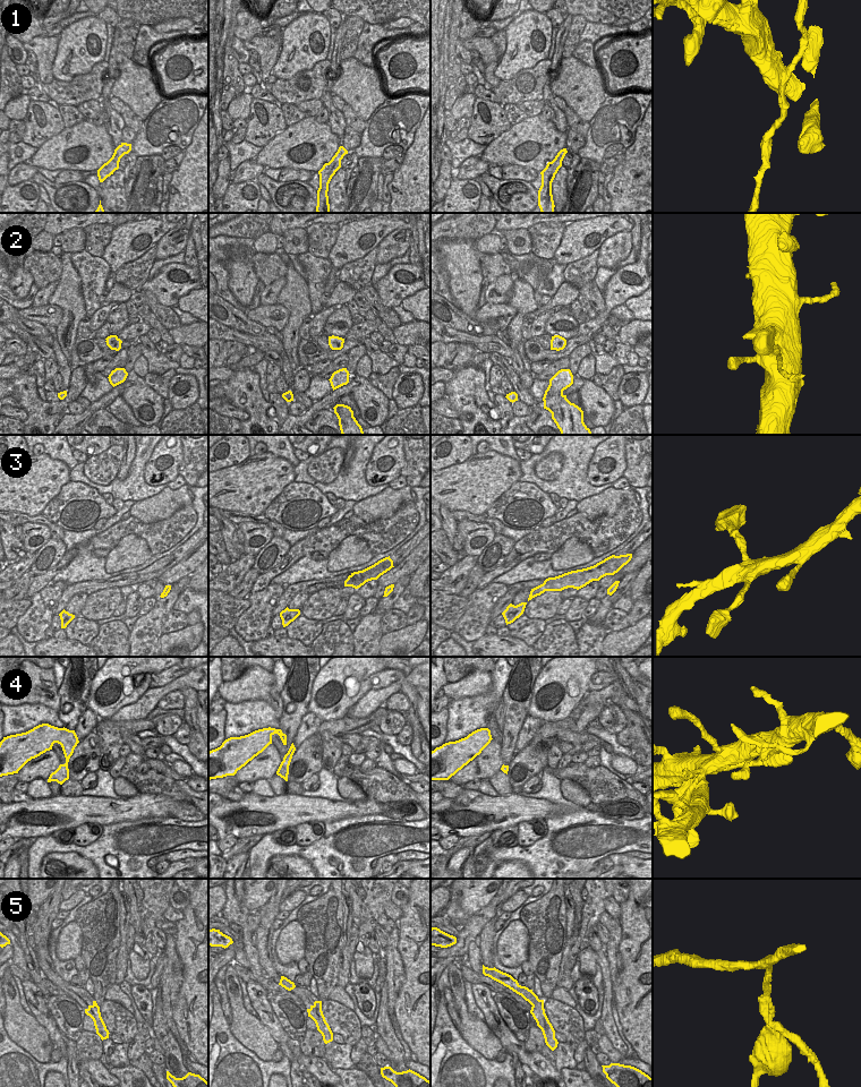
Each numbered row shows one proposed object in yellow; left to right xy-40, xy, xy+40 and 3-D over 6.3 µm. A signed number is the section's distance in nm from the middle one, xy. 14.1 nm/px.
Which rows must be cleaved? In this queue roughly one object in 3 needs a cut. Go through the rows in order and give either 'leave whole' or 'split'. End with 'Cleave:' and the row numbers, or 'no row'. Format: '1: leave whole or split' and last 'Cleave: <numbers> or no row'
1: leave whole
2: leave whole
3: leave whole
4: leave whole
5: split
Cleave: 5

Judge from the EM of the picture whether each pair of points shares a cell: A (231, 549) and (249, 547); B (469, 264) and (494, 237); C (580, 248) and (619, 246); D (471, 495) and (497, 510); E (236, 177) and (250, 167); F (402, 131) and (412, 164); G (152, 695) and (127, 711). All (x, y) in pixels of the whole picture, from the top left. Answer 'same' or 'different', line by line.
A: different
B: different
C: different
D: different
E: same
F: different
G: same

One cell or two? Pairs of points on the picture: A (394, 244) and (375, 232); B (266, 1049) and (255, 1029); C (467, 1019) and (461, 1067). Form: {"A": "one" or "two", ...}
{"A": "two", "B": "one", "C": "two"}

